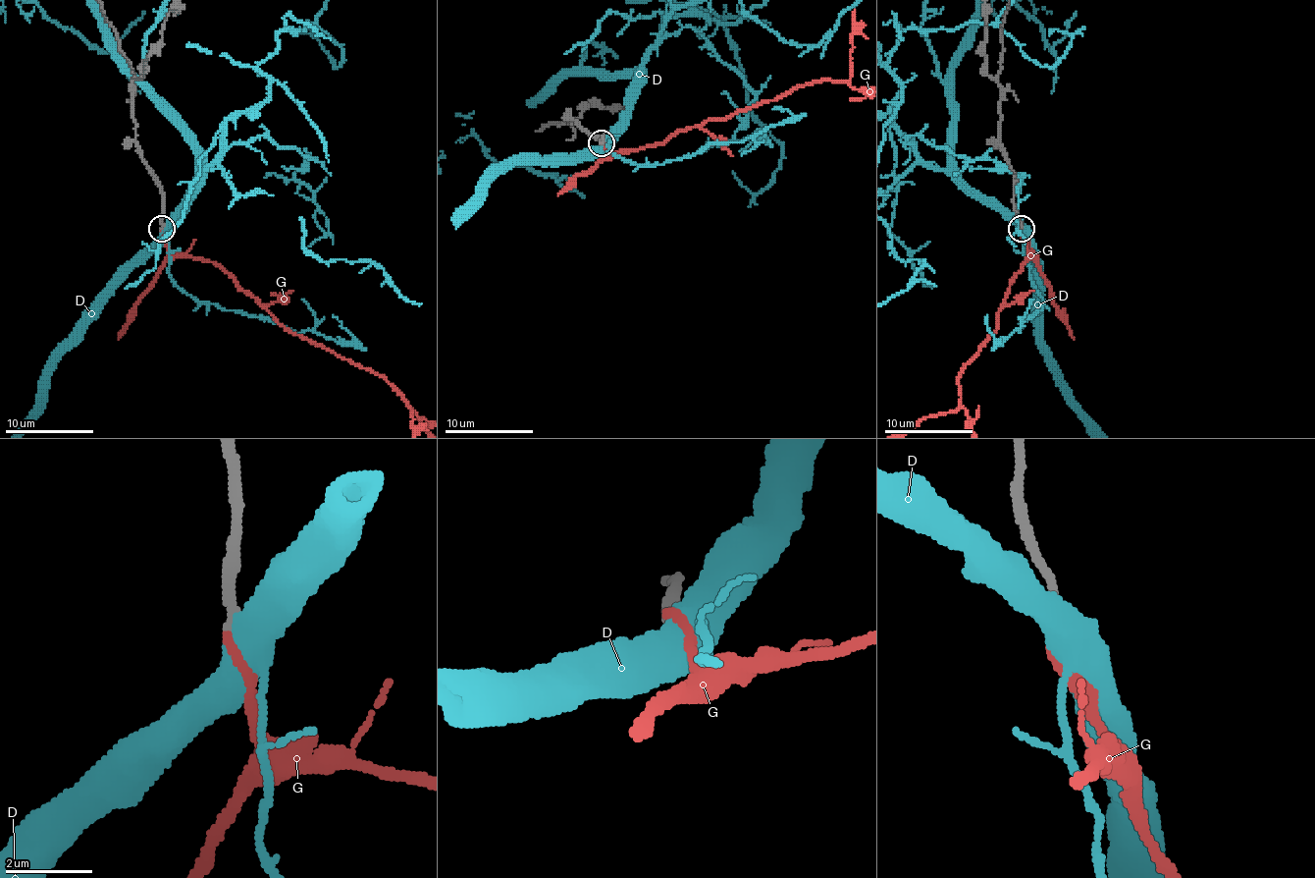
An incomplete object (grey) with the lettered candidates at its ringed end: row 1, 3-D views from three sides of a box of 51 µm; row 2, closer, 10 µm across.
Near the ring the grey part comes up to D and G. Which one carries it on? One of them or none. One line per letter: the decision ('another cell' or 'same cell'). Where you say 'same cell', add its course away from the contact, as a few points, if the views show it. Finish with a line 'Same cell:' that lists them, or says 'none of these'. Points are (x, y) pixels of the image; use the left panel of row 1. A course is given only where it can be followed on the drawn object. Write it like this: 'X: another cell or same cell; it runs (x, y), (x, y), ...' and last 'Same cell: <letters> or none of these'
D: another cell
G: same cell; it runs (162, 228), (171, 250), (215, 261), (286, 328), (377, 372), (410, 410)
Same cell: G

